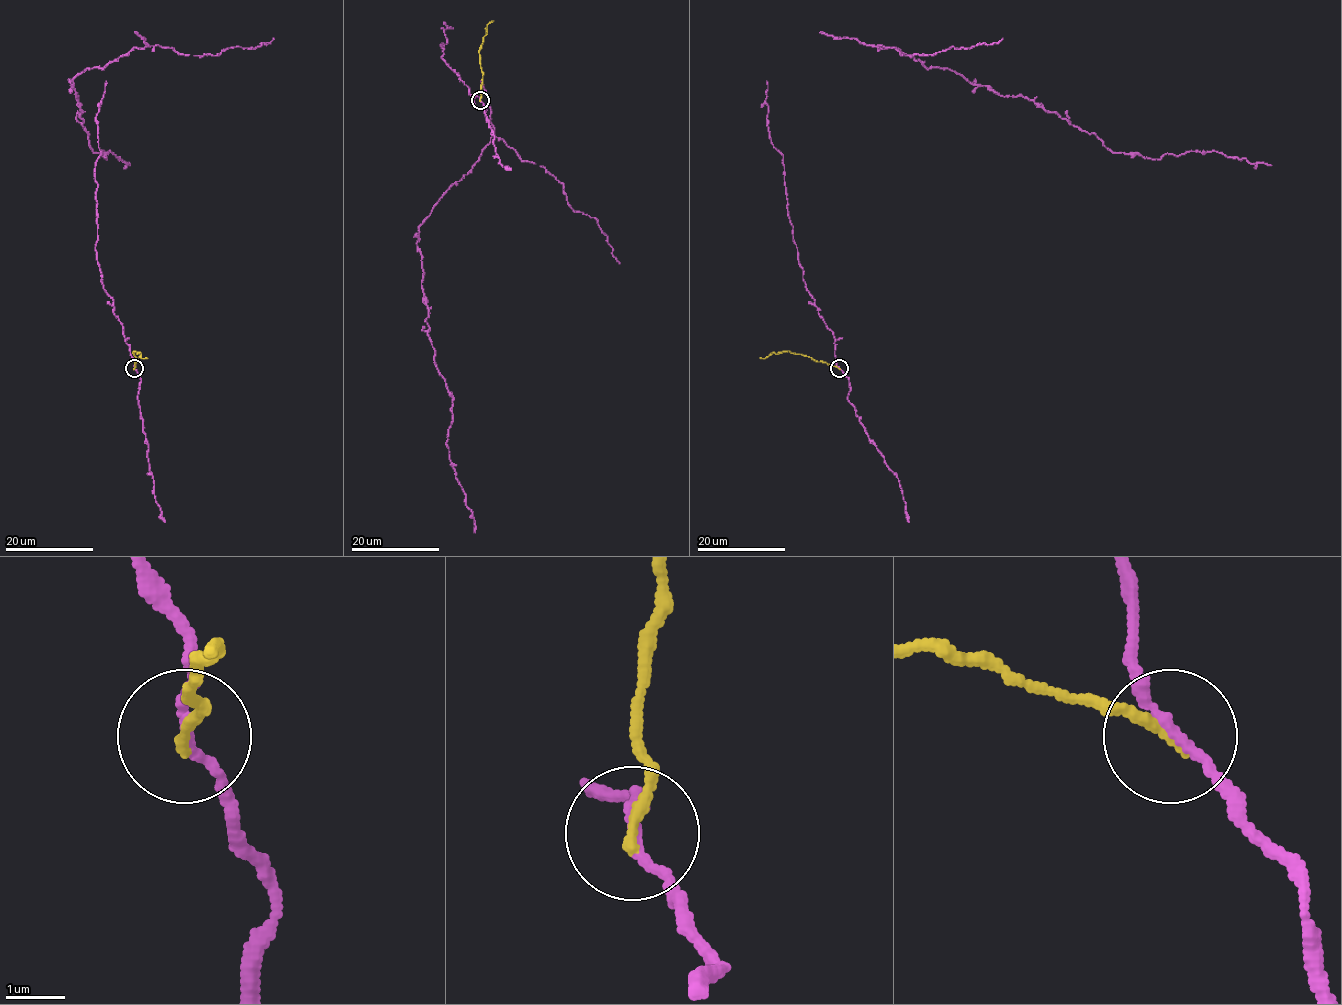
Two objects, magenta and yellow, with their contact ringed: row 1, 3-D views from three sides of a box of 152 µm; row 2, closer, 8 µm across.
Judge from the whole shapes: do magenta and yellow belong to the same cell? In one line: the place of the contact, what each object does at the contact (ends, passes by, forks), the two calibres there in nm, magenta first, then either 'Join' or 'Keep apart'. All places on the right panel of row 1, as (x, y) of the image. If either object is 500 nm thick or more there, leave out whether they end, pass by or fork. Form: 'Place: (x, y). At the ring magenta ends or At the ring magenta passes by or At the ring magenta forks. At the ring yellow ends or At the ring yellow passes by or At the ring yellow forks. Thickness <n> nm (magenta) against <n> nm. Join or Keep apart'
Place: (839, 368). At the ring magenta passes by. At the ring yellow ends. Thickness 160 nm (magenta) against 190 nm. Keep apart

